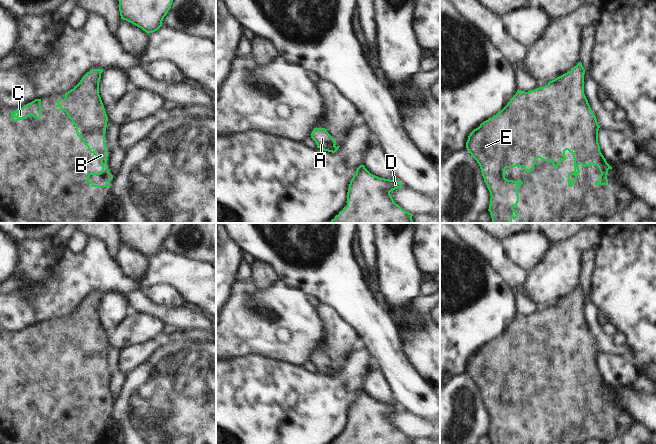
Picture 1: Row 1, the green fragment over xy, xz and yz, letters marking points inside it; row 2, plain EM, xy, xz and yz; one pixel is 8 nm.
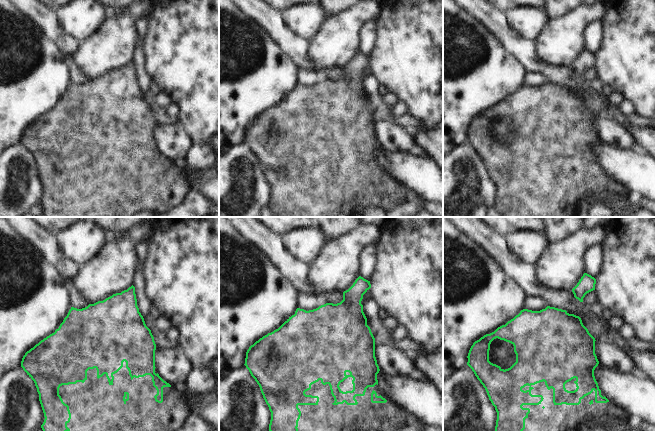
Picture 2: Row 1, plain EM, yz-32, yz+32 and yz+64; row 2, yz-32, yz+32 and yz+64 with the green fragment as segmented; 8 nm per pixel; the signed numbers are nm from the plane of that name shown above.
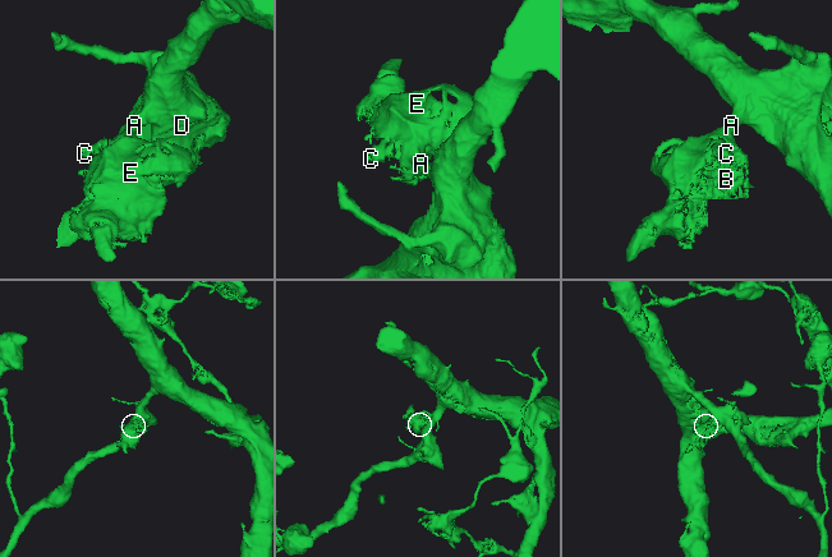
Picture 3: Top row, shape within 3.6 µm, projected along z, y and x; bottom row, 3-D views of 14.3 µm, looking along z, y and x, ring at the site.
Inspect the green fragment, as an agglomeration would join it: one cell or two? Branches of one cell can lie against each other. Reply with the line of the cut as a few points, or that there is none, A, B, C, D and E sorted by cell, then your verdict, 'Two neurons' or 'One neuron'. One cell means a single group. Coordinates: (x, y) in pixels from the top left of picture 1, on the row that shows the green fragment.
No split. Groups: A B C D E. One neuron

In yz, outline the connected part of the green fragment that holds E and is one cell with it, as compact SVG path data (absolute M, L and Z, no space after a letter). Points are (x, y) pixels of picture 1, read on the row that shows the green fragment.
M578 62L569 72L549 81L547 85L525 92L517 90L507 105L496 115L480 124L468 136L466 148L480 166L482 176L490 192L490 212L492 223L512 223L518 218L513 208L519 202L517 188L521 180L505 178L507 168L523 167L529 173L540 158L550 161L557 169L568 150L574 159L574 172L568 174L568 186L572 187L580 173L579 165L587 167L597 165L601 175L596 185L608 184L608 170L612 167L600 151L598 143L598 125L596 116L590 108L584 94L585 69Z

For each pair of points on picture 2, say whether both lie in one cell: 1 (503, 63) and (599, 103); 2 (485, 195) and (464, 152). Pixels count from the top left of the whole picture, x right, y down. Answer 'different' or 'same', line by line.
1: different
2: same

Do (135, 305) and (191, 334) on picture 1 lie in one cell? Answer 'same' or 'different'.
different

